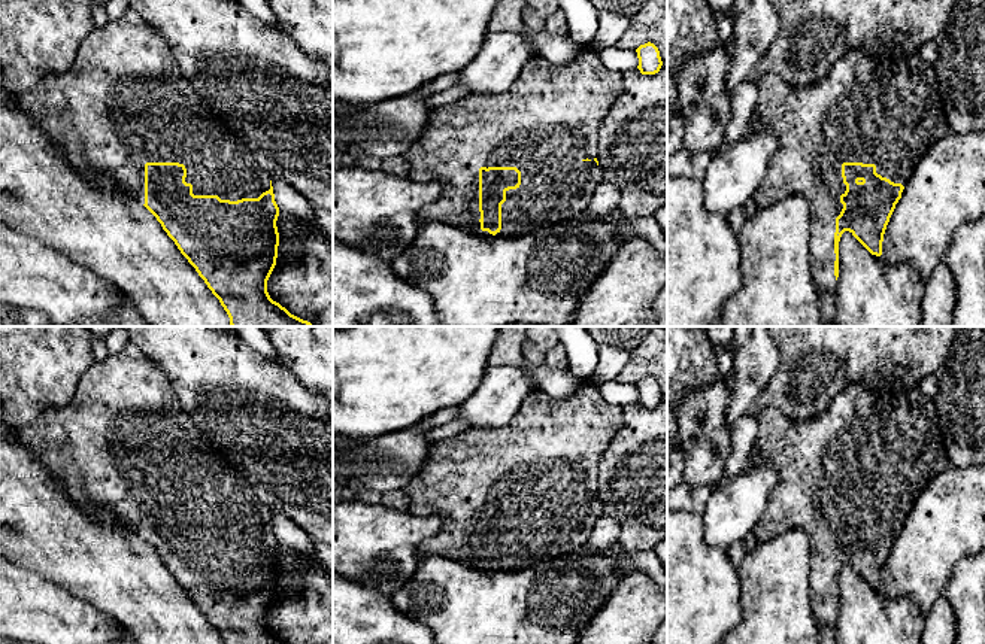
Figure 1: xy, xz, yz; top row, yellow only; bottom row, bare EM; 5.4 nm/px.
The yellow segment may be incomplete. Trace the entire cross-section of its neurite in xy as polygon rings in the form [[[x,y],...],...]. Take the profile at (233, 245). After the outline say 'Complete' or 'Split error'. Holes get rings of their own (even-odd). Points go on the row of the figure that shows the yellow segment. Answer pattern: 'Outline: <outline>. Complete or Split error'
Outline: [[[127,10],[116,19],[107,21],[101,28],[93,28],[81,43],[73,64],[64,73],[52,73],[34,83],[28,91],[16,95],[16,107],[31,118],[46,134],[51,143],[61,149],[63,157],[88,179],[104,176],[112,180],[119,191],[143,204],[161,224],[167,236],[175,242],[181,253],[196,268],[212,294],[230,318],[231,326],[313,326],[310,322],[291,315],[279,303],[273,301],[267,292],[267,280],[276,265],[279,233],[276,221],[279,207],[275,201],[273,186],[269,171],[260,168],[254,155],[243,142],[227,127],[222,116],[216,115],[209,104],[198,95],[188,79],[179,72],[176,58],[164,37],[149,25],[137,12]]]. Split error

